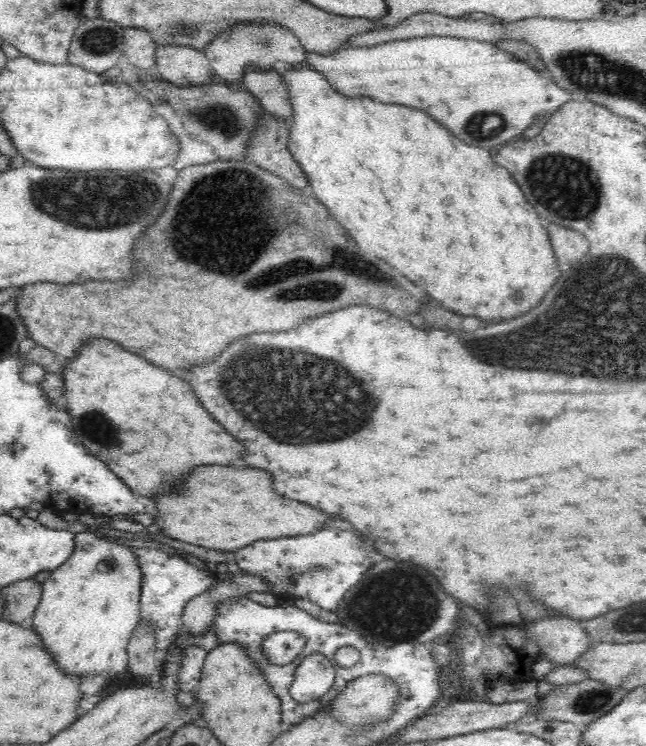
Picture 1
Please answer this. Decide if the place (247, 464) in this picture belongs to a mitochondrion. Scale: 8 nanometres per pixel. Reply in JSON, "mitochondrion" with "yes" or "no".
{"mitochondrion":"no"}

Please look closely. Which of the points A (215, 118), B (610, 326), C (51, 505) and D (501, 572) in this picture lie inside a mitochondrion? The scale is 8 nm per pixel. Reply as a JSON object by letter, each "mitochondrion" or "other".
{"A":"mitochondrion","B":"mitochondrion","C":"other","D":"other"}

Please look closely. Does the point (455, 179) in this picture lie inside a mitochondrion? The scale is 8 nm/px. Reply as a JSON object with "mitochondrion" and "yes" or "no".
{"mitochondrion":"no"}

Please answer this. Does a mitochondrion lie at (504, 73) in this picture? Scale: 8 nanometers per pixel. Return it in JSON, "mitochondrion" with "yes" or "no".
{"mitochondrion":"no"}

